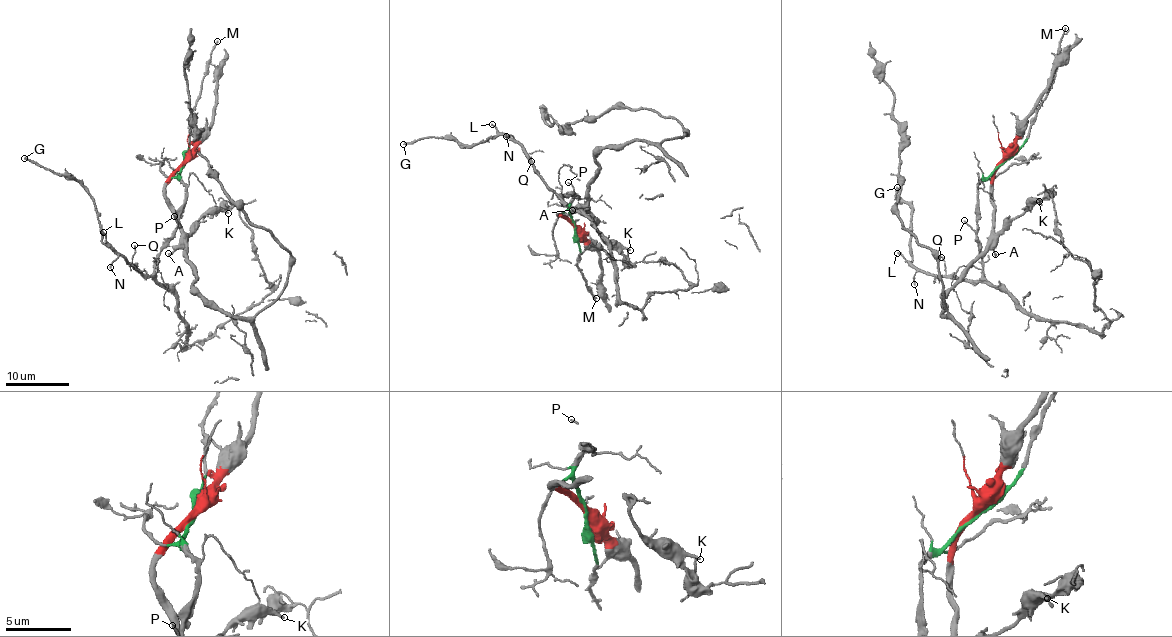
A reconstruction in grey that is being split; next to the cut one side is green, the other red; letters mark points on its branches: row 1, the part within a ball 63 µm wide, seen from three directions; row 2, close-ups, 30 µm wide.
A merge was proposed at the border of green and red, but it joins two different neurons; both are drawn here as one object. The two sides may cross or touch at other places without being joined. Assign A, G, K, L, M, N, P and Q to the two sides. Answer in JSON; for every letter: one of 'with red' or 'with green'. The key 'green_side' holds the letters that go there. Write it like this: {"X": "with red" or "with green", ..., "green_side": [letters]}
{"A": "with red", "G": "with green", "K": "with red", "L": "with green", "M": "with green", "N": "with green", "P": "with green", "Q": "with green", "green_side": ["G", "L", "M", "N", "P", "Q"]}

